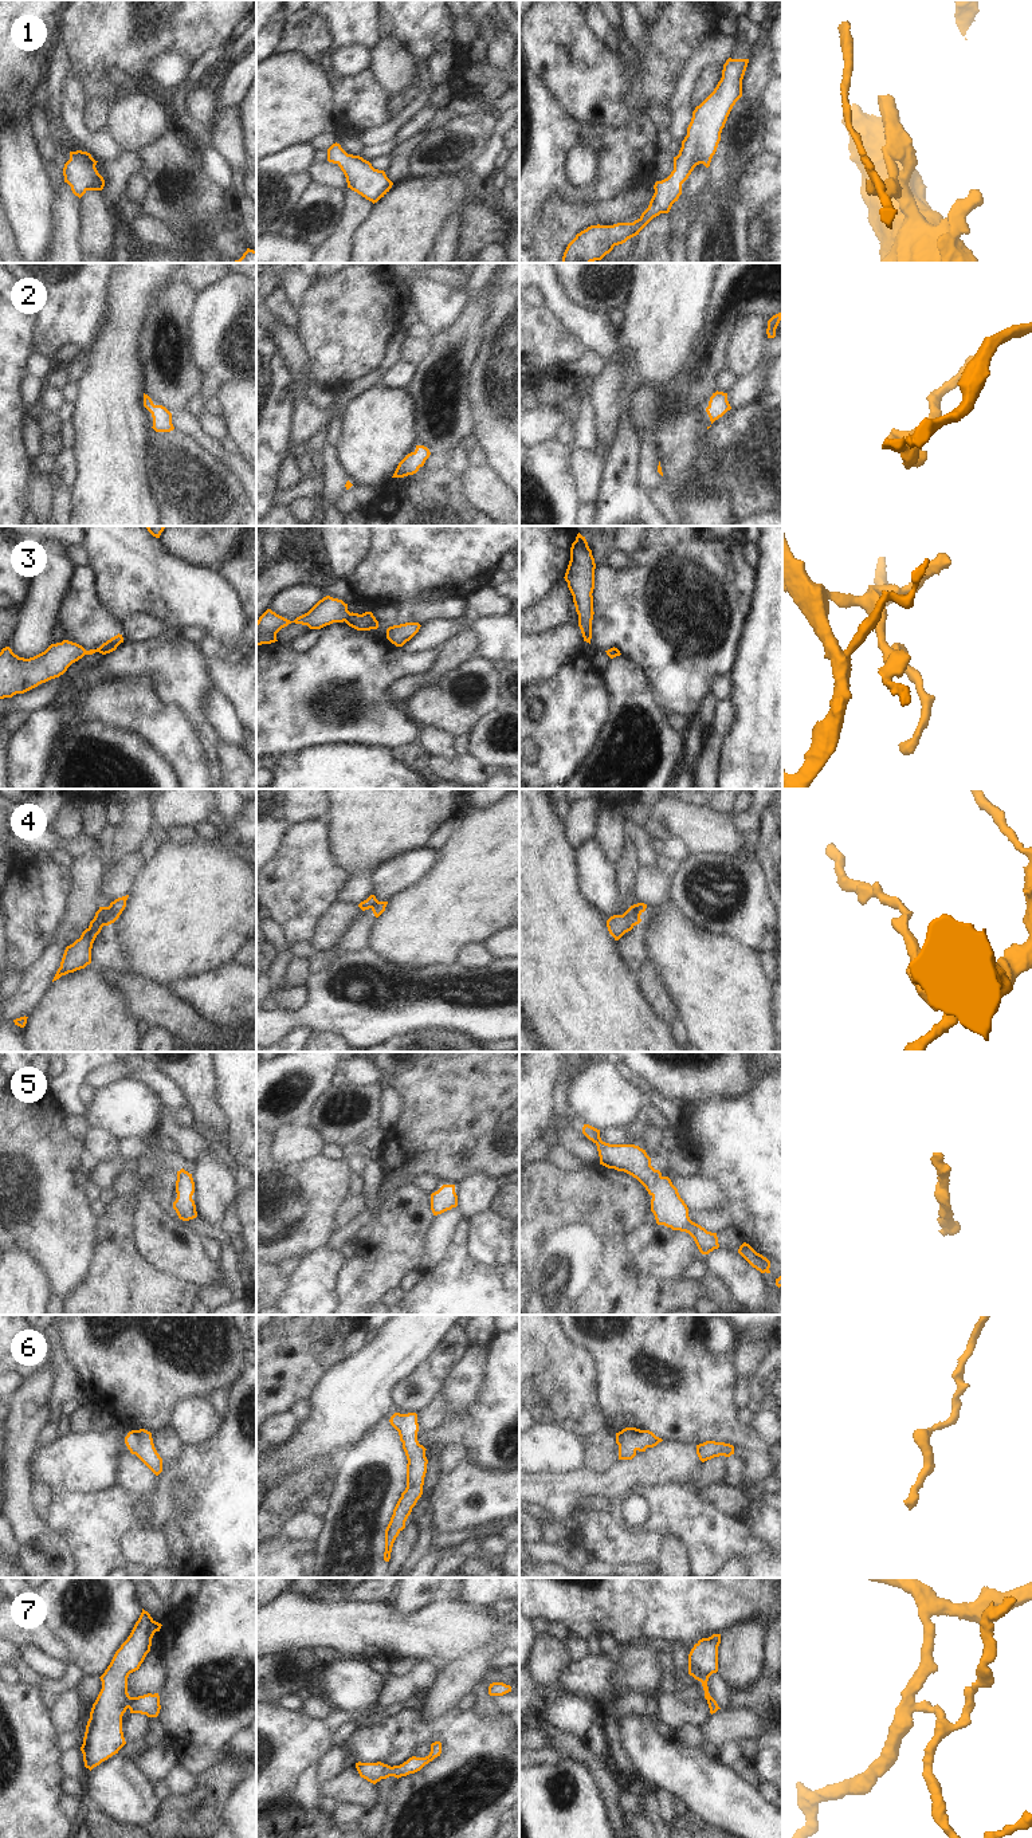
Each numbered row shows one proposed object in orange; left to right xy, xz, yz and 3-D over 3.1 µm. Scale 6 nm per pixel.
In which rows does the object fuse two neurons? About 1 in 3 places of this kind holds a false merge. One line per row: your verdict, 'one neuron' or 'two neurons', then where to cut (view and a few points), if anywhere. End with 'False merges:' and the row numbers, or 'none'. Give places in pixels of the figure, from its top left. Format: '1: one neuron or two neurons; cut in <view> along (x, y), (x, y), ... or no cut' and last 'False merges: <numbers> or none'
1: one neuron; no cut
2: one neuron; no cut
3: one neuron; no cut
4: two neurons; cut in xy along (108, 907), (114, 921)
5: one neuron; no cut
6: one neuron; no cut
7: one neuron; no cut
False merges: 4

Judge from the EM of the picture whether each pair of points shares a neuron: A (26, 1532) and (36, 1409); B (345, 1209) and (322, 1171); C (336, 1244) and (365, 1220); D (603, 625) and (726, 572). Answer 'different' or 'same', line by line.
A: same
B: different
C: same
D: same

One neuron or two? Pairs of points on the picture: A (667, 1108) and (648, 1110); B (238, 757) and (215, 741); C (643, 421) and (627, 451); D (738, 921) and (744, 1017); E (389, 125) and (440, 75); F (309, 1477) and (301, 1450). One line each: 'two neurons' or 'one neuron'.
A: two neurons
B: two neurons
C: two neurons
D: two neurons
E: one neuron
F: two neurons

